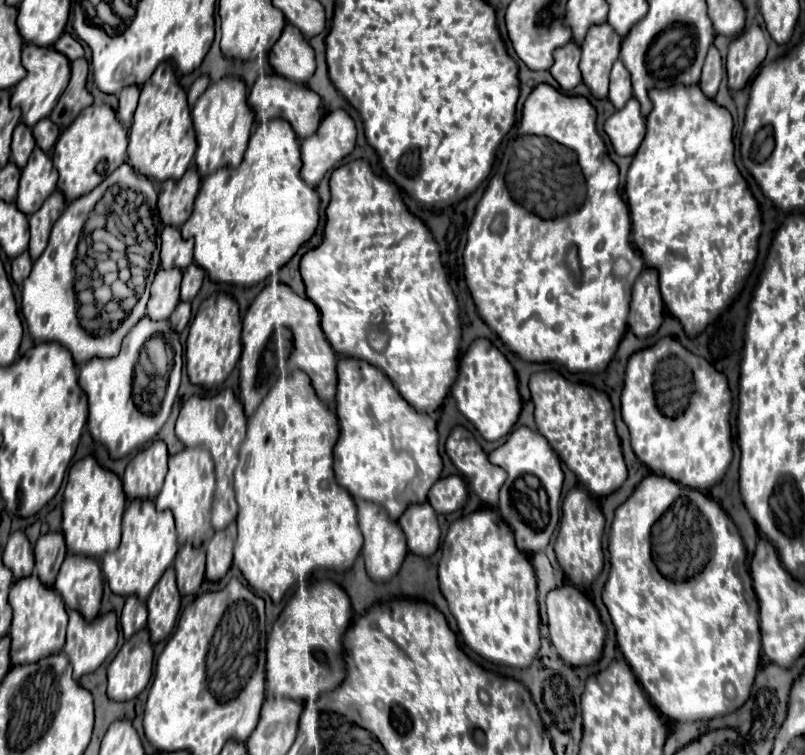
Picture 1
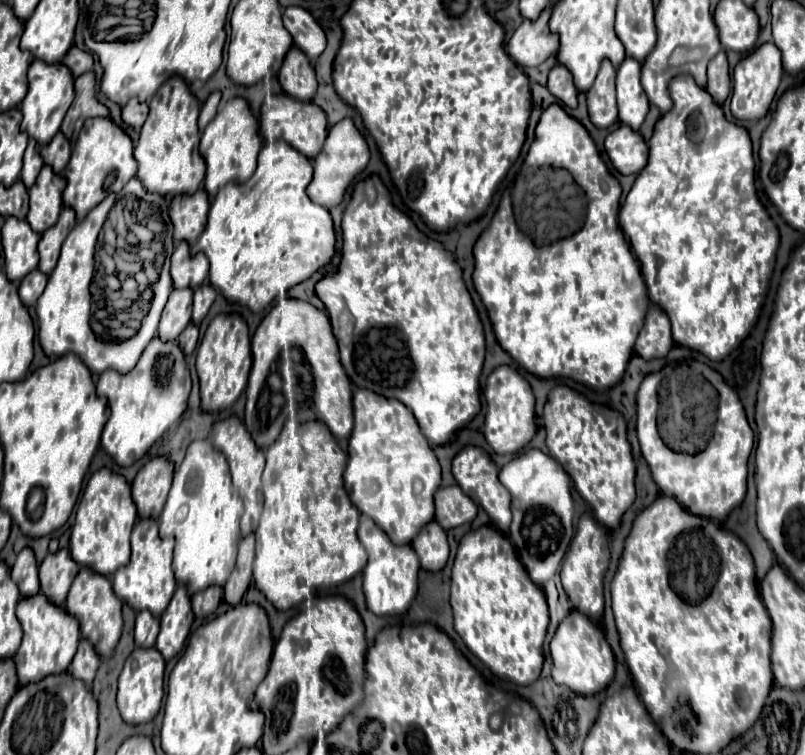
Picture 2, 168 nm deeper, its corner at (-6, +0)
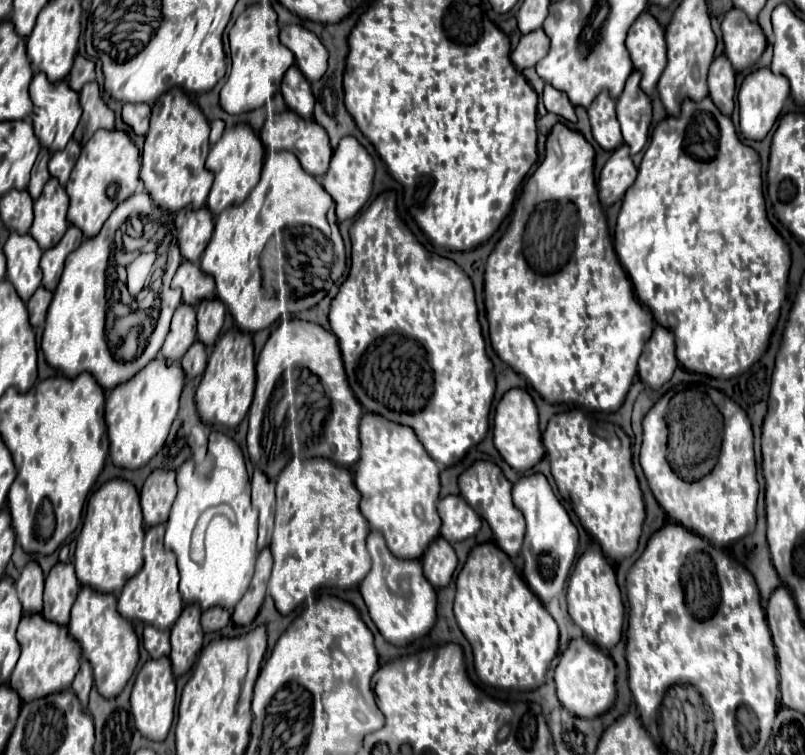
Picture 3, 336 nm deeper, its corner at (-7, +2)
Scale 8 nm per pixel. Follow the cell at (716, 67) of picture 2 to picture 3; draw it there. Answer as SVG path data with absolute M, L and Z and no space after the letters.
M725 55L717 57L709 67L709 97L723 111L723 115L733 113L735 107L735 71Z

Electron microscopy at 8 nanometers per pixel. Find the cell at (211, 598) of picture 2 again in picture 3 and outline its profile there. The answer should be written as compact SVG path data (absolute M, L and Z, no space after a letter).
M211 607L211 611L205 611L201 615L201 625L205 633L215 633L227 627L229 621L231 621L231 615L227 615L227 611L223 611L221 607Z

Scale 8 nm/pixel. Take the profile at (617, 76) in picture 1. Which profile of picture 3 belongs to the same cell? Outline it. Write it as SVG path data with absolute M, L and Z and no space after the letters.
M633 71L625 83L623 95L617 101L617 119L621 123L623 141L629 147L631 155L637 155L645 149L651 123L651 101L641 91L639 81L641 75Z

